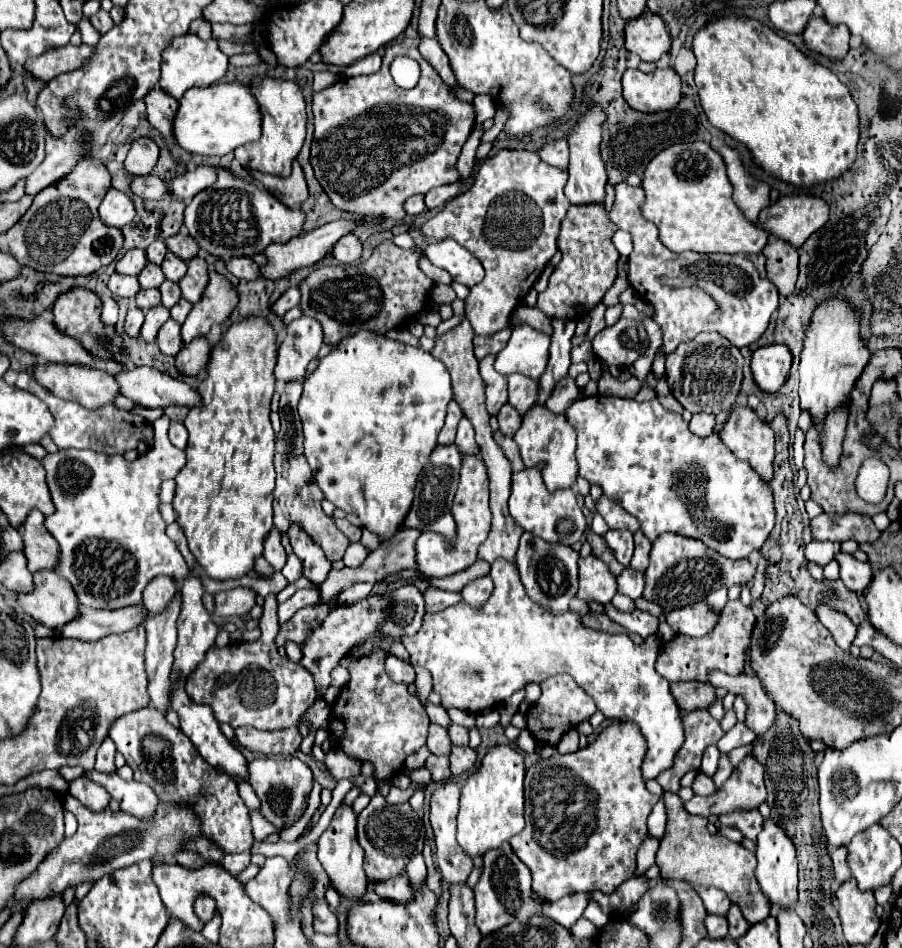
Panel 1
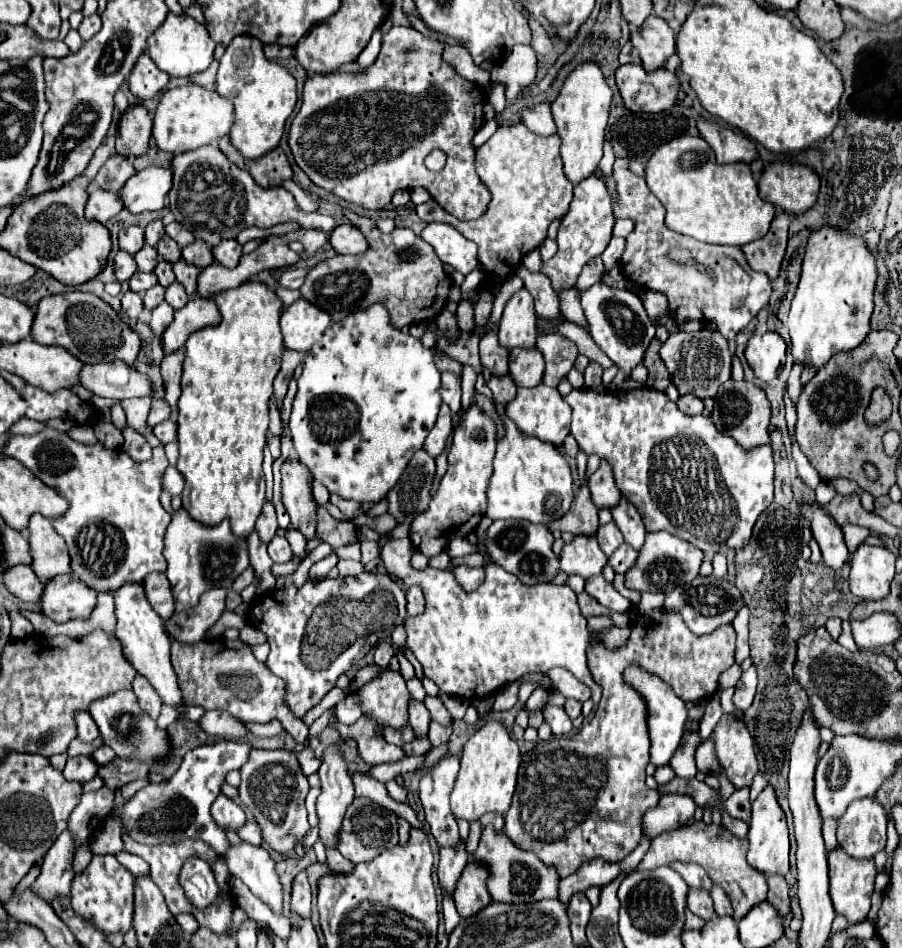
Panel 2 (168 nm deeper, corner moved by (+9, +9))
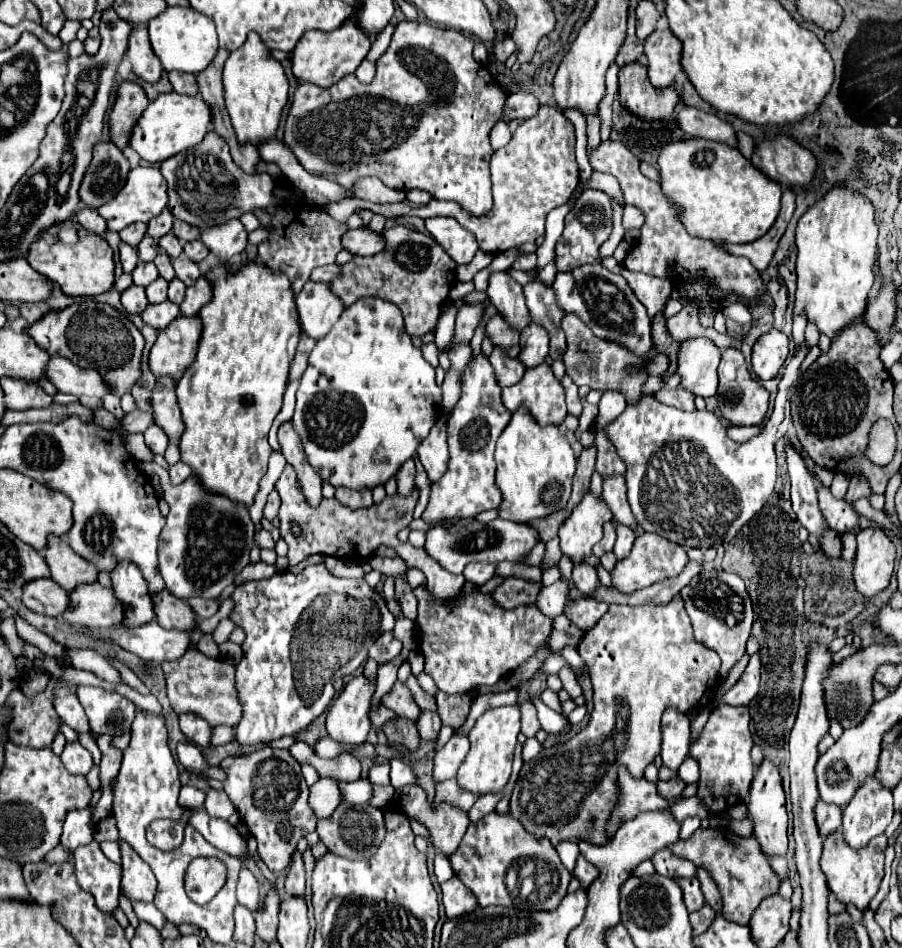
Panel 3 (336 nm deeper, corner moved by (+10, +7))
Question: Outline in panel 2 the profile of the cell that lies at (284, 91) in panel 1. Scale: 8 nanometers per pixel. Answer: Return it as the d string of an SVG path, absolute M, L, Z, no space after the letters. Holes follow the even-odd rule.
M238 35L220 59L216 91L228 97L236 109L236 123L230 131L230 143L246 157L260 159L280 145L286 119L296 107L296 79L286 67L268 61L262 53L262 41L250 35Z

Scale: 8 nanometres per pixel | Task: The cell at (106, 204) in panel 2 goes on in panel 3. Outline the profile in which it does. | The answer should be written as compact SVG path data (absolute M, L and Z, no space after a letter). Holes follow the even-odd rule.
M81 209L77 213L77 223L83 229L87 229L91 233L97 233L97 235L103 235L105 229L107 229L107 221L95 209Z

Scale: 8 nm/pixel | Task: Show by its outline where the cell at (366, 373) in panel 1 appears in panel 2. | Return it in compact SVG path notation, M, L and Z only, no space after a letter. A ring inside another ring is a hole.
M378 303L368 307L368 309L364 309L364 311L350 313L346 319L330 325L324 331L322 339L318 339L312 345L312 349L308 351L308 357L304 361L304 371L298 377L298 393L294 397L292 413L290 413L290 433L292 433L294 449L298 453L298 461L302 465L306 465L310 469L312 477L316 481L320 481L330 493L336 493L342 499L352 499L352 501L358 501L358 503L378 503L398 483L398 479L402 477L402 473L404 473L408 461L412 459L412 455L418 449L422 449L426 435L430 433L430 429L436 423L440 403L442 403L442 397L440 397L440 371L434 365L430 349L426 349L416 337L404 335L400 329L392 327L390 321L388 321L388 315L386 315L386 307L382 307Z

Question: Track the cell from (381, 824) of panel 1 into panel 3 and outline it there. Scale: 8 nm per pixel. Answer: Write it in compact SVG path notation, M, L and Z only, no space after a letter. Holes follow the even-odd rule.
M341 803L331 817L319 819L317 821L317 833L319 839L327 845L327 849L335 855L341 857L367 857L373 855L375 849L381 845L385 839L385 823L383 823L383 811L375 809L371 805L351 805L351 803Z

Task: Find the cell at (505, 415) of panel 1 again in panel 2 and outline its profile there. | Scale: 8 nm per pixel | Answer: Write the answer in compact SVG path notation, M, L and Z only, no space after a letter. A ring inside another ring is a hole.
M508 375L502 377L502 379L492 377L492 379L488 381L488 387L490 387L490 391L492 391L494 403L500 403L500 405L510 403L510 399L514 399L514 395L516 395L516 385L514 385L514 381L512 381Z

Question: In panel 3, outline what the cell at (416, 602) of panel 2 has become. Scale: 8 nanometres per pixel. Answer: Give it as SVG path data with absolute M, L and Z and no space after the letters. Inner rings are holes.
M409 591L409 593L403 593L401 597L399 597L399 607L401 607L401 613L407 617L407 619L411 619L411 621L415 621L415 617L417 617L417 597Z

